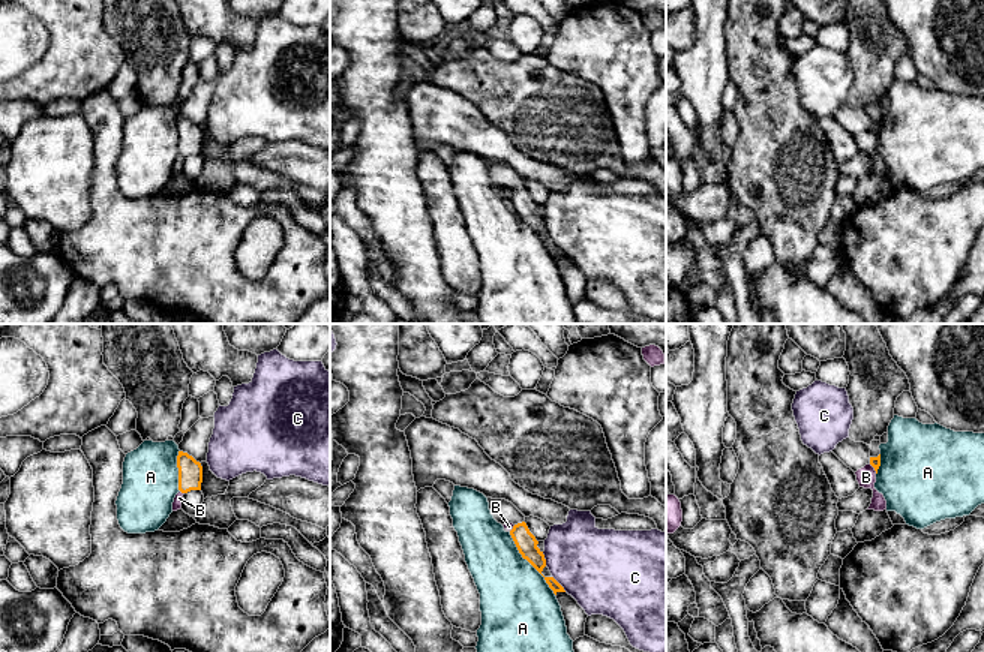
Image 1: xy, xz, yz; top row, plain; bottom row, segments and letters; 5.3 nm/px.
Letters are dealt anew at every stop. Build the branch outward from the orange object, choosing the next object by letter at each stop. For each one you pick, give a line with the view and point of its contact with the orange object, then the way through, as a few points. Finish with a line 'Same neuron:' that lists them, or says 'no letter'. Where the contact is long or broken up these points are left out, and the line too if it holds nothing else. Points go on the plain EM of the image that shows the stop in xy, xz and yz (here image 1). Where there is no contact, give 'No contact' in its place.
Same neuron: no letter

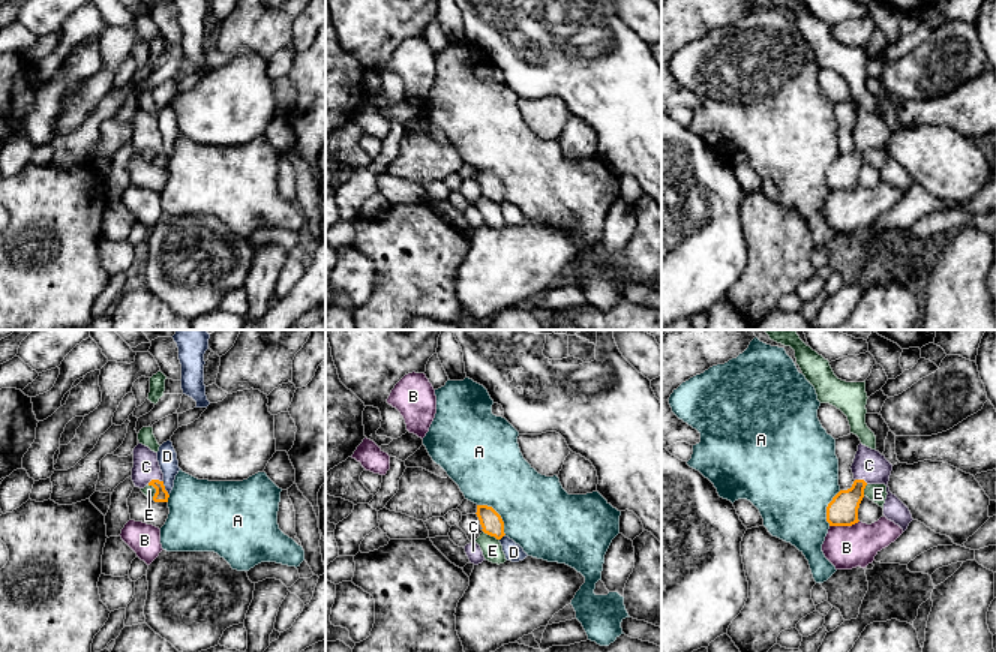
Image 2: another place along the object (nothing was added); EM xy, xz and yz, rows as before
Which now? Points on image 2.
C: Touches orange at xy (155, 144). Path across: xy (161, 159), (155, 144), (146, 131)
Same neuron: C

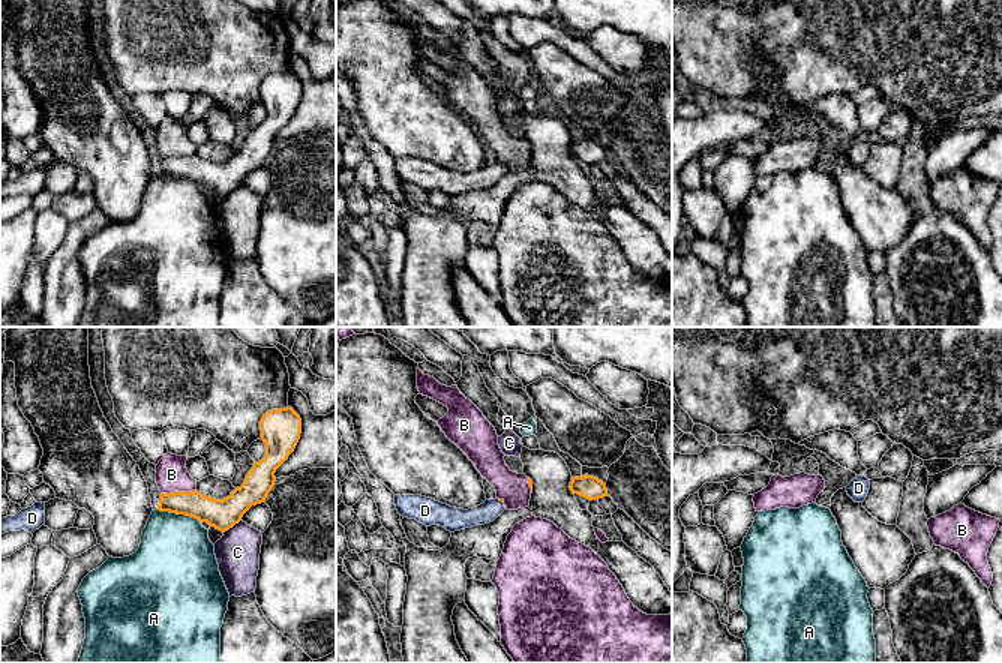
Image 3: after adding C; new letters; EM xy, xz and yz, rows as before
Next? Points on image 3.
D: Touches orange at xz (501, 164). Path across: xz (500, 164), (501, 164), (489, 174)
Same neuron: D

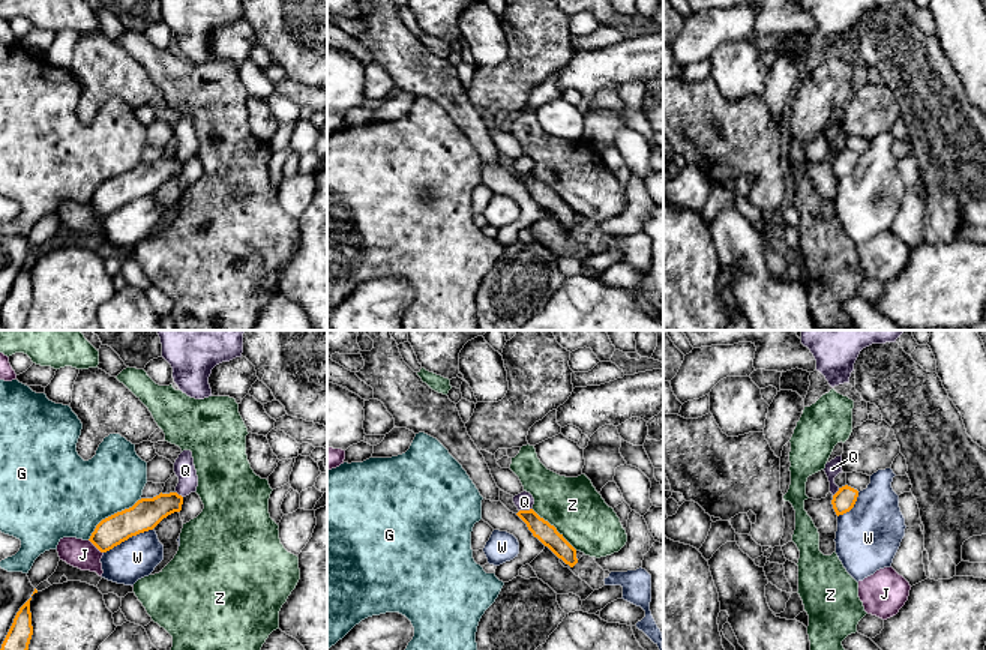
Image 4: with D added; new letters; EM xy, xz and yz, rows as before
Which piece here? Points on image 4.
Same neuron: no letter

